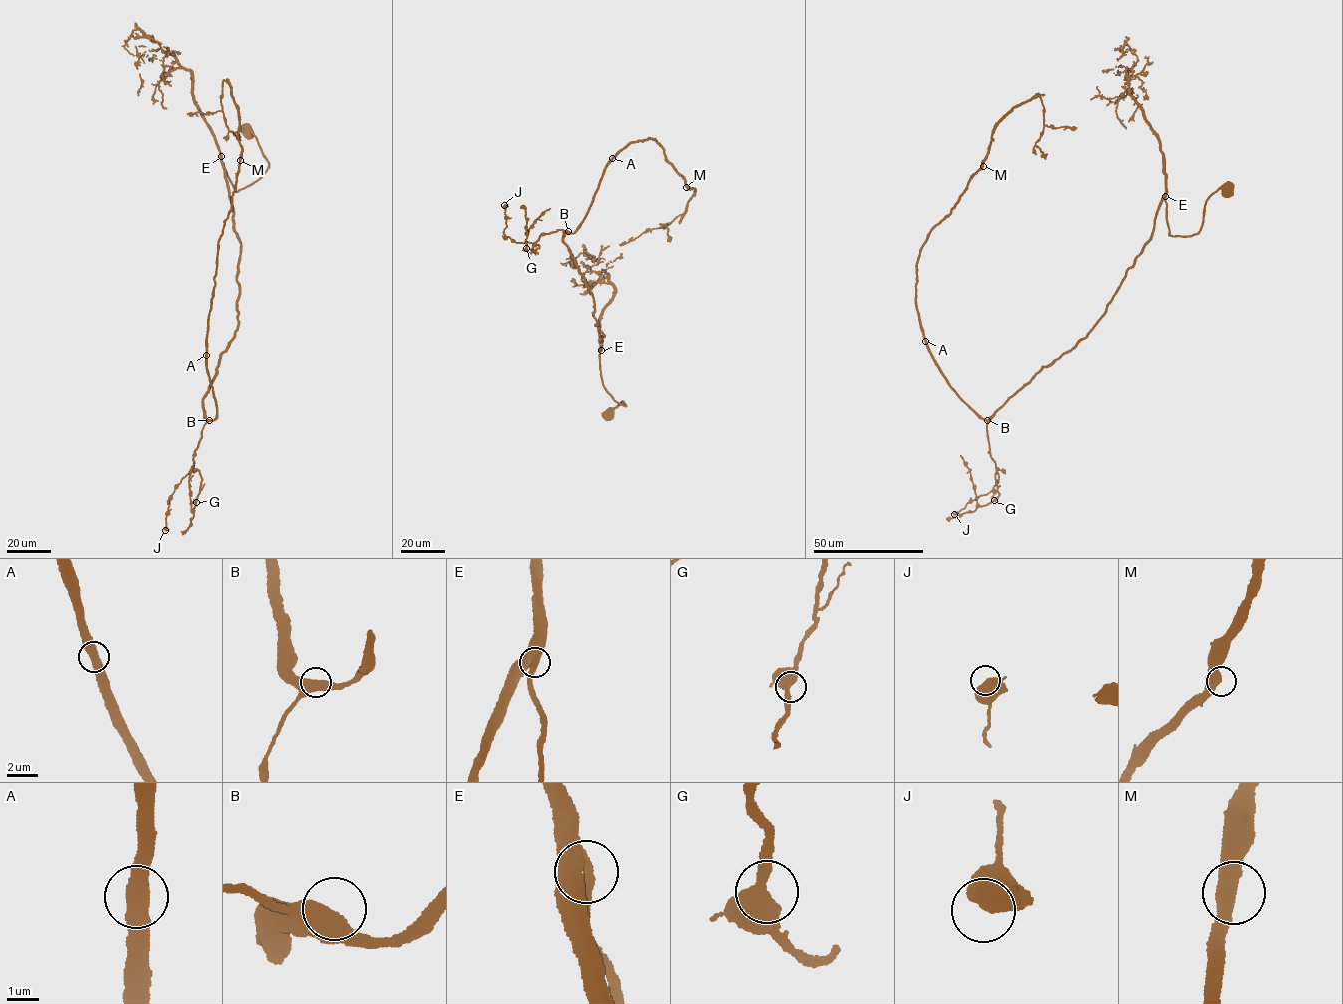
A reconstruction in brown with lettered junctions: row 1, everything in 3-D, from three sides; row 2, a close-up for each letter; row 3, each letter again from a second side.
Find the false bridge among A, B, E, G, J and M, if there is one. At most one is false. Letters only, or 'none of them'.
none of them

